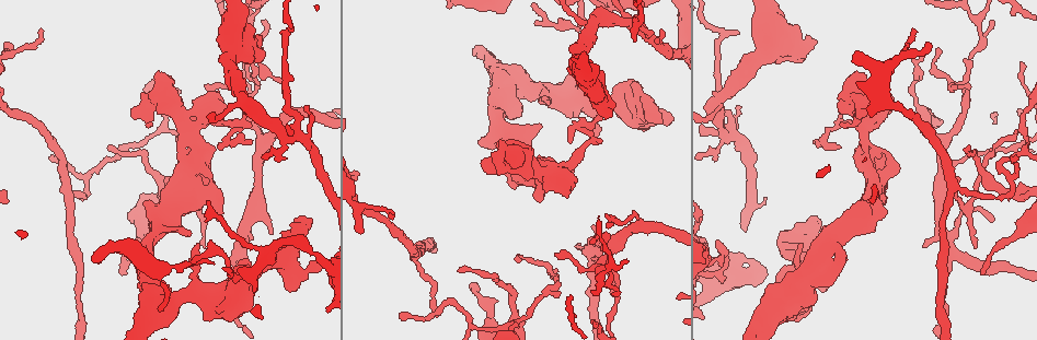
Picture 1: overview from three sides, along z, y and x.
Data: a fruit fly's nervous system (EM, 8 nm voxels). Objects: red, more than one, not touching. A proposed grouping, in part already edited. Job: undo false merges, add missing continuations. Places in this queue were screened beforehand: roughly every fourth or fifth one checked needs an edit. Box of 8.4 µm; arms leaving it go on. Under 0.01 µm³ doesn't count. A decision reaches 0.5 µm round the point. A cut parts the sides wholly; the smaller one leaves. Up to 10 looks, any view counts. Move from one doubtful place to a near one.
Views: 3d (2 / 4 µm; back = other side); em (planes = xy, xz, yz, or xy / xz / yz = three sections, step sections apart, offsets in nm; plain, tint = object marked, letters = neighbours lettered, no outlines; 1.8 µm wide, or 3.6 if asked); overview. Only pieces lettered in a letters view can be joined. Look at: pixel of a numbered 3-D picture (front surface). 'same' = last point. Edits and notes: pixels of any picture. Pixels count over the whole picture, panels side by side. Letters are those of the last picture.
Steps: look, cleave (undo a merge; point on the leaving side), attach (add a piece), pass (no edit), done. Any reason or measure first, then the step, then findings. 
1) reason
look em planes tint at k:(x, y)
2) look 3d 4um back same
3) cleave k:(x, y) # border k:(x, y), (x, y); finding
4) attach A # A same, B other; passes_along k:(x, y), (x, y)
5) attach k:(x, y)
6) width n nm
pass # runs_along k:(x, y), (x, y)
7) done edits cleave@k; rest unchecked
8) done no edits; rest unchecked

abrupt turn
look 3d 4um at 1:(412, 259)

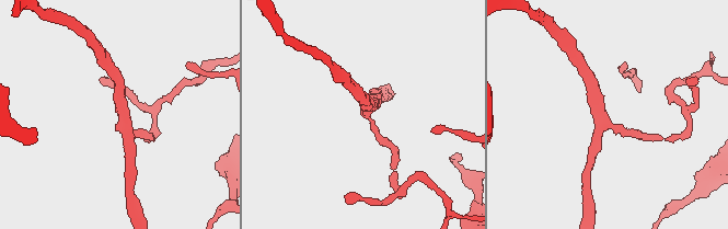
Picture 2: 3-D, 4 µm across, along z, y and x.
arms 3; shape alone is not enough
look em 3.6um yz step 16 letters at 2:(608, 125)

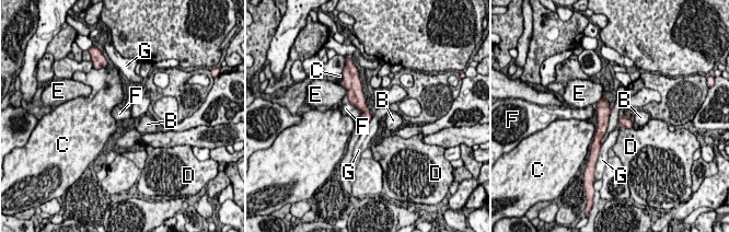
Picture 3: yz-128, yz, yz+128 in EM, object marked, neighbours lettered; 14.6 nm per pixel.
pass # B other, C other, D other, E other, F other, G other; border 3:(602, 143), (599, 152); one cell here

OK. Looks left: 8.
look 3d 2um at 1:(497, 125)

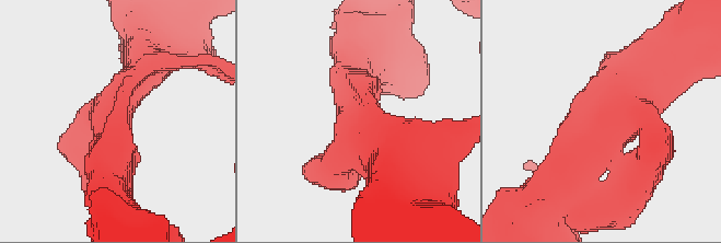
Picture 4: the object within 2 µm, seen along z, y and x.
need the tissue
look em 3.6um xz step 16 plain at 4:(110, 129)

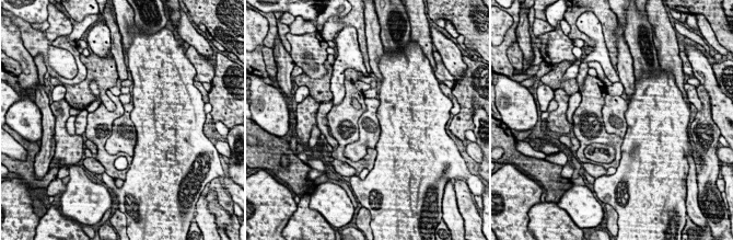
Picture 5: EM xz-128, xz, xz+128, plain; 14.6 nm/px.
what lies round it
look em 3.6um xz step 16 letters same

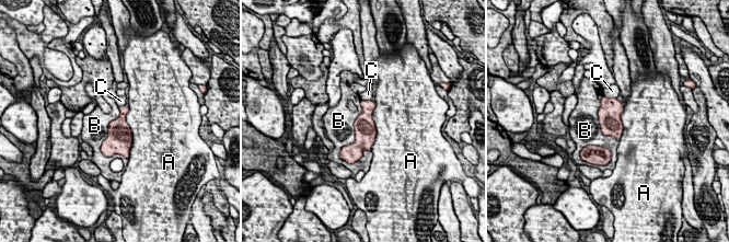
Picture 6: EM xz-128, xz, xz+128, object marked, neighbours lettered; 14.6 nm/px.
pass # A other, B other, C other; border 6:(361, 100), (354, 141), (339, 150); all the same cell

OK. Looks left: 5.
an open end
look 3d 4um back at 1:(216, 219)

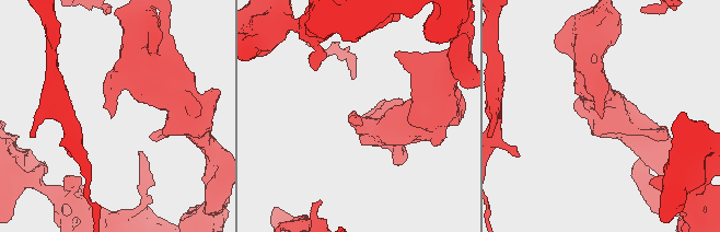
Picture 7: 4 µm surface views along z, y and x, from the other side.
shape alone is not enough
look em xz step 16 tint at 7:(357, 118)

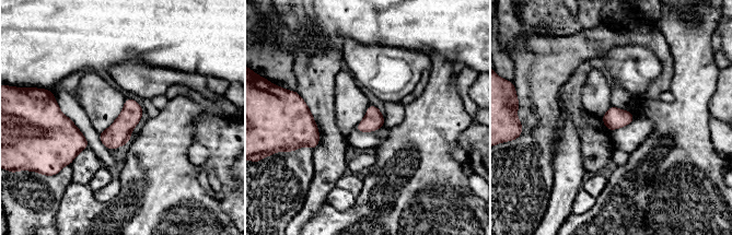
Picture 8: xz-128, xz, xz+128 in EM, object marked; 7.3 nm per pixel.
another direction
look em planes letters same

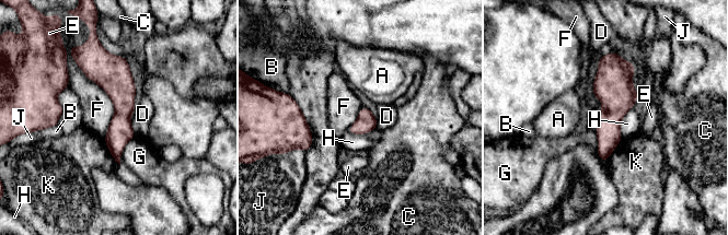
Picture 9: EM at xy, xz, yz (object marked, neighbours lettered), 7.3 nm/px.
pass # A other, B other, C other, D other, E other, F other, G other, H other, J other, K other; border 9:(71, 55), (114, 106), (105, 139); none of them fits

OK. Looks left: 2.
narrows sharply
look 3d 4um at 1:(940, 306)

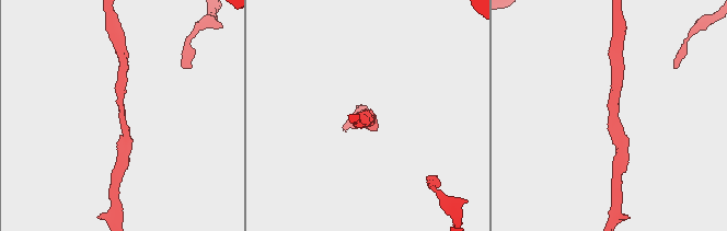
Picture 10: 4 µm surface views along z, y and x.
arm_widths 190, 200 nm; need the tissue
look em xz step 16 letters at 10:(615, 116)

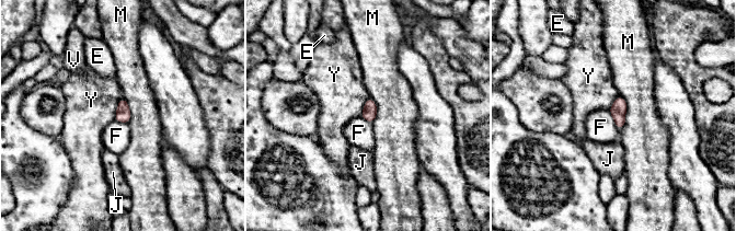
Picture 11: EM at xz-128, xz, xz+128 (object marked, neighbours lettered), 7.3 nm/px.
pass # E other, F other, J other, M other, V other, Y other; border 11:(608, 110), (619, 130); continuous, no second cell

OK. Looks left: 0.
done no edits; rest unchecked

